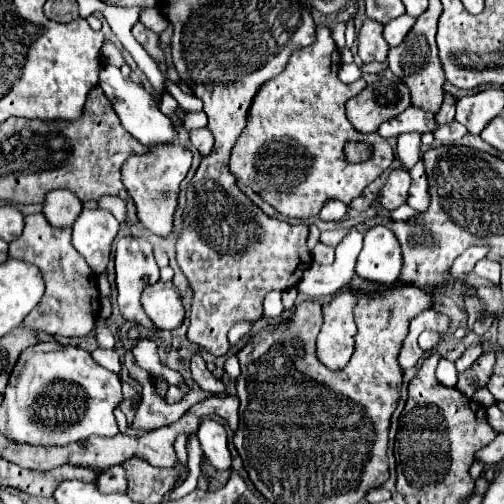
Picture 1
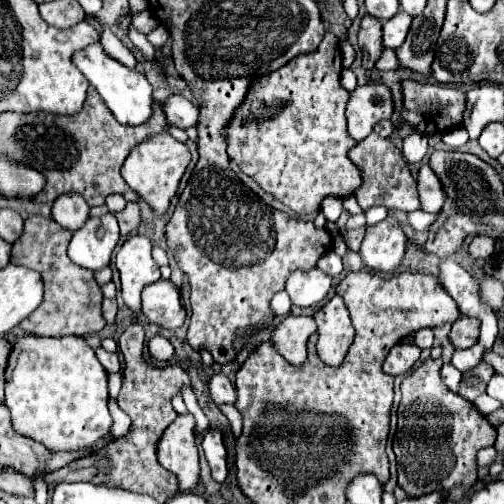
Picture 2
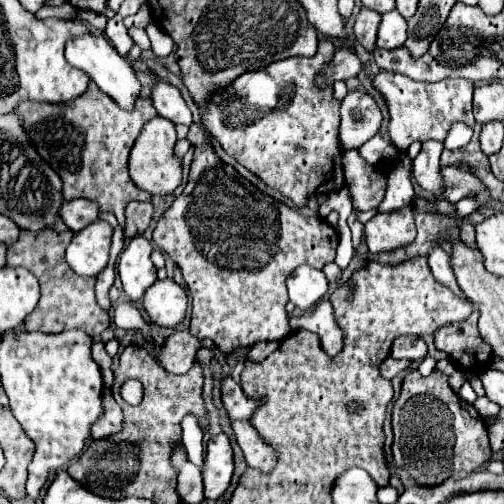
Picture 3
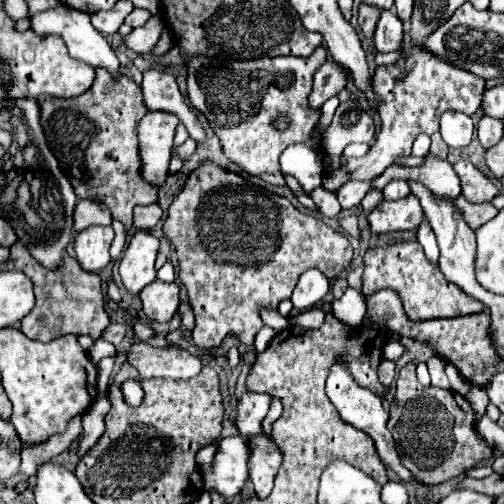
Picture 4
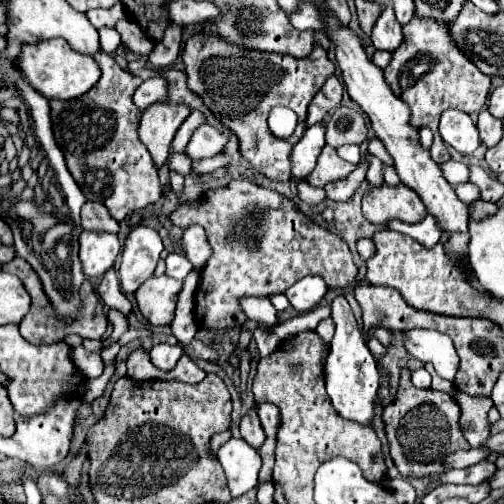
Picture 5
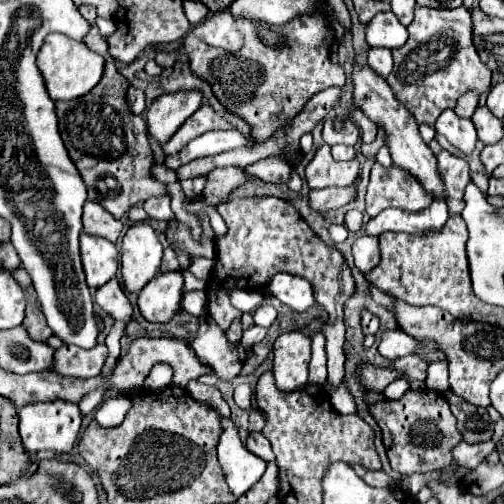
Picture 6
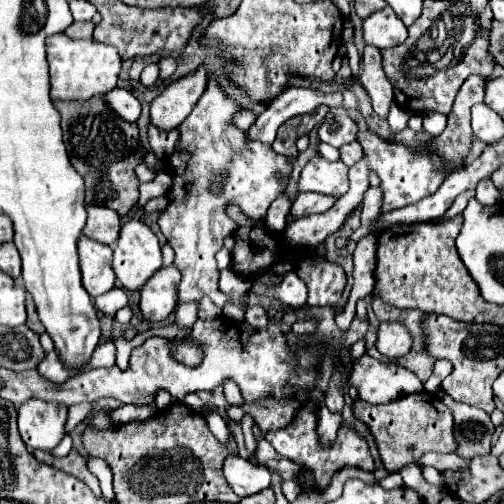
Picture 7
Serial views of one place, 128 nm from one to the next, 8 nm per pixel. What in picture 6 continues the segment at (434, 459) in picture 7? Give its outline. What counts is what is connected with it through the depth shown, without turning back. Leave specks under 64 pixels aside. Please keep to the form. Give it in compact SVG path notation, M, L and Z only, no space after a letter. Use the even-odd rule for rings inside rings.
M488 440L488 442L478 442L478 444L466 444L466 442L460 442L456 448L454 448L454 460L460 464L460 466L468 466L468 468L476 468L480 462L486 460L488 454L492 454L496 450L496 442L494 440Z

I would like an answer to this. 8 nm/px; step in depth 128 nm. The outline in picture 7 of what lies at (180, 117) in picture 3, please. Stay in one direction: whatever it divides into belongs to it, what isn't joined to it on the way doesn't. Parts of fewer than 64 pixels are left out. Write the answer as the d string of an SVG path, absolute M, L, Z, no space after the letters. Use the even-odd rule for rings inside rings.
M114 88L104 98L106 98L108 106L112 110L116 110L116 114L122 116L124 120L128 120L128 122L136 122L138 120L138 116L140 116L140 102L138 102L138 98L130 90ZM288 88L270 102L270 106L256 118L256 122L244 132L248 140L258 140L264 144L272 144L276 138L276 130L292 116L310 114L320 104L330 108L342 108L342 94L324 94L312 88Z

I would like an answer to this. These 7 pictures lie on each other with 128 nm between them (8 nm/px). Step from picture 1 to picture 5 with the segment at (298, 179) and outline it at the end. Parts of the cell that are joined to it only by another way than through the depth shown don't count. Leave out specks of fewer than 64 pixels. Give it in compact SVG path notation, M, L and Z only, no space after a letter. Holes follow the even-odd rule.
M206 32L194 34L184 50L182 62L186 64L188 88L202 98L218 120L236 134L240 144L240 154L250 162L254 170L276 182L290 180L290 148L306 132L306 110L314 94L322 88L324 80L336 70L328 60L324 48L314 48L308 58L294 58L282 54L268 54L256 50L244 50L218 36L208 36ZM248 82L248 86L246 86ZM274 106L292 108L298 114L298 126L290 140L276 138L266 124L268 112Z

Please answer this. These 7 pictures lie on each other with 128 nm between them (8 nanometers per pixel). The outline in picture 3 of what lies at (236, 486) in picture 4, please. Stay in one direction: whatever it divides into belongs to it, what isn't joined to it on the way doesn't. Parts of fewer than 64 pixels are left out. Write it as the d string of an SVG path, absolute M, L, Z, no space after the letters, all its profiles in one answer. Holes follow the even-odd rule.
M226 434L212 436L206 444L206 464L202 468L204 476L204 496L210 500L220 498L230 486L234 472L232 448Z

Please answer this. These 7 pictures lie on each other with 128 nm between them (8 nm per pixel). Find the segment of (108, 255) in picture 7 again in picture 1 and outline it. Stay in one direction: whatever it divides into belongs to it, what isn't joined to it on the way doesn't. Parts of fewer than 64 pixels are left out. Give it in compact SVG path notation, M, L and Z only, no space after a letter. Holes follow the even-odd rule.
M84 208L72 228L74 248L84 256L94 274L104 274L110 258L110 246L118 234L120 222L108 210Z

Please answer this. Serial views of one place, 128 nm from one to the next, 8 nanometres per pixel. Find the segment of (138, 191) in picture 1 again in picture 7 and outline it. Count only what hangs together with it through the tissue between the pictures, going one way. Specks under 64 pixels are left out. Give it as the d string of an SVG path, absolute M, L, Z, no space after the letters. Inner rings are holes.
M198 68L196 72L170 82L150 104L150 122L170 132L178 128L186 116L196 106L196 100L204 94L204 68Z

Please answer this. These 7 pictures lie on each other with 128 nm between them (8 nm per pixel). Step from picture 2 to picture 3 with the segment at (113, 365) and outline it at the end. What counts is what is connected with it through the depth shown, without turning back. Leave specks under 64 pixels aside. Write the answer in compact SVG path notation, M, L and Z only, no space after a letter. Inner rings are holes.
M94 342L92 344L92 356L96 358L96 362L100 364L100 368L110 368L112 366L112 358L108 356L108 352L104 350L104 344L102 342Z

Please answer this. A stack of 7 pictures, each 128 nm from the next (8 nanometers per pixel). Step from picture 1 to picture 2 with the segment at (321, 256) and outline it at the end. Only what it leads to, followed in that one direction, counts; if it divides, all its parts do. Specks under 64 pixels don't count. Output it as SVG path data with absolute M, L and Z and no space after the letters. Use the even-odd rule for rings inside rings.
M326 252L320 260L318 260L318 268L324 272L328 272L330 276L338 276L342 272L342 258L336 256L334 252Z

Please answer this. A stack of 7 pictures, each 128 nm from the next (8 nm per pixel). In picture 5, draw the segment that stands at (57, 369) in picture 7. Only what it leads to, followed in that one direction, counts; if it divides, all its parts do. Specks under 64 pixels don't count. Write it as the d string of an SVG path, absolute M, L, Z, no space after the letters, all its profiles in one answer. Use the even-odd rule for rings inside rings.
M82 346L72 348L72 360L87 379L97 378L103 373L104 364L100 354L90 354Z

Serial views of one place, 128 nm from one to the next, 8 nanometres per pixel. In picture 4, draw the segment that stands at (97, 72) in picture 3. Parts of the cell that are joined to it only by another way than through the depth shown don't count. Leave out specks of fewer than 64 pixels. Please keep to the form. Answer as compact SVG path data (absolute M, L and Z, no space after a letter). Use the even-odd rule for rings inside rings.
M54 8L54 10L46 10L46 12L38 12L32 16L32 28L44 36L44 34L58 34L62 36L62 40L68 40L68 54L74 60L86 62L92 68L106 68L114 78L120 76L120 62L112 50L112 46L106 42L106 38L96 32L96 28L92 28L90 24L90 16L84 12L76 12L72 8Z

